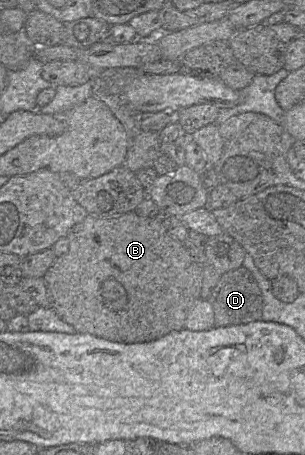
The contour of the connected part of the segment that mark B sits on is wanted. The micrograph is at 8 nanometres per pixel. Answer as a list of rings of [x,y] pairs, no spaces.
[[[135,211],[110,217],[95,217],[88,214],[82,222],[73,225],[67,236],[69,239],[68,251],[56,258],[43,277],[50,293],[50,306],[60,319],[74,327],[79,333],[90,334],[116,343],[150,342],[171,332],[185,329],[184,325],[188,313],[201,298],[203,266],[195,262],[182,242],[168,234],[161,219],[142,217]]]

